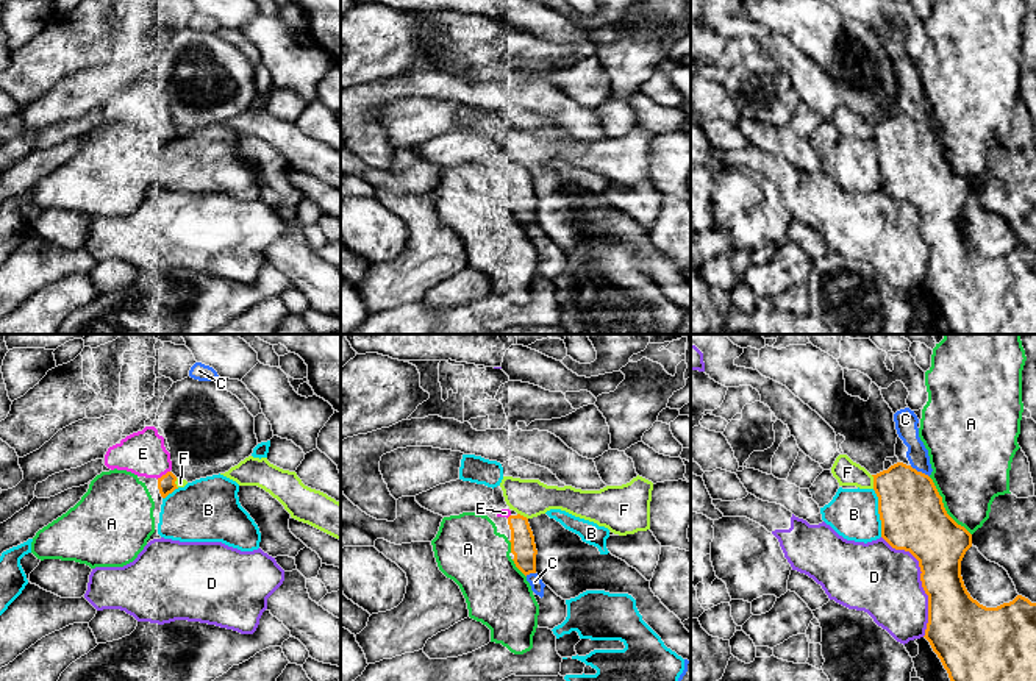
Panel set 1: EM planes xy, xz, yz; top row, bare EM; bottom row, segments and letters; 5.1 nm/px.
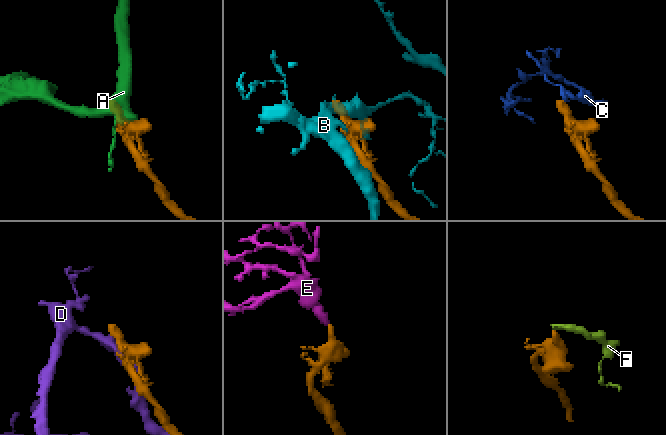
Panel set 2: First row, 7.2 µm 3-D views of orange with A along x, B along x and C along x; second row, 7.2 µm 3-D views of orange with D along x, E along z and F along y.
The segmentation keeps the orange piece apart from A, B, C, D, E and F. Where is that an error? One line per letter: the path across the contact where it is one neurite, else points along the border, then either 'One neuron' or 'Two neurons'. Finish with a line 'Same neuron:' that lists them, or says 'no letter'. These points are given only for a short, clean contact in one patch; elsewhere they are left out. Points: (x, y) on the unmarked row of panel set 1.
A: Two neurons
B: Two neurons
C: One neuron
D: Two neurons
E: One neuron
F: Two neurons
Same neuron: C, E

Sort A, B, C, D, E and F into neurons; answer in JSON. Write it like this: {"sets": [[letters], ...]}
{"sets": [["A"], ["B"], ["C", "E"], ["D"], ["F"]]}

